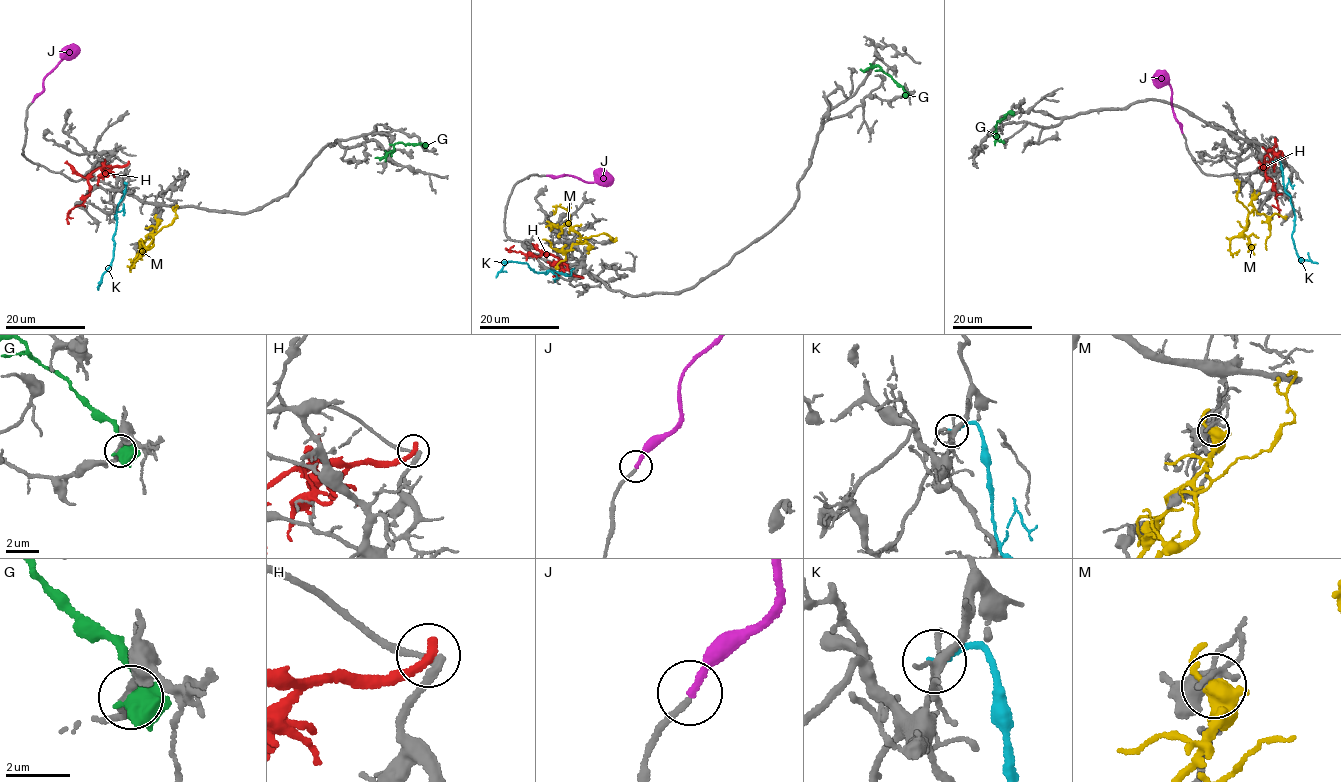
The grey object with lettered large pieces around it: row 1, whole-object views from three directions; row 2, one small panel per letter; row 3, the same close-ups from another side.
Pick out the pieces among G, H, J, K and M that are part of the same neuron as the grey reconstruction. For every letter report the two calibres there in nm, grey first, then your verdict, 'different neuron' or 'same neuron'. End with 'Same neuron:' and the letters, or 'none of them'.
G: 170/420 nm | different neuron
H: 220/320 nm | different neuron
J: 180/200 nm | same neuron
K: 240/220 nm | different neuron
M: 320/400 nm | different neuron
Same neuron: J

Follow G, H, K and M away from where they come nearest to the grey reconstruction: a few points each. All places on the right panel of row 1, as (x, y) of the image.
G: (1010, 113), (997, 122), (993, 134), (1002, 142)
H: (1275, 140), (1276, 145), (1267, 152), (1264, 174), (1277, 193), (1279, 216)
K: (1273, 162), (1278, 160), (1280, 163), (1285, 192), (1290, 197), (1294, 213), (1293, 241), (1297, 255), (1318, 263)
M: (1253, 195), (1253, 210), (1246, 224), (1230, 244), (1232, 253), (1239, 250)

